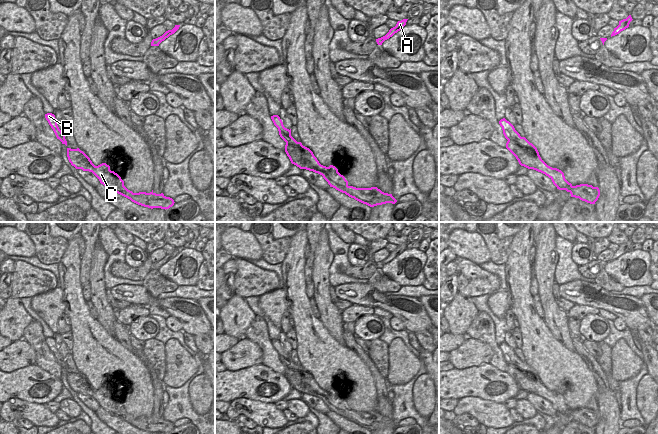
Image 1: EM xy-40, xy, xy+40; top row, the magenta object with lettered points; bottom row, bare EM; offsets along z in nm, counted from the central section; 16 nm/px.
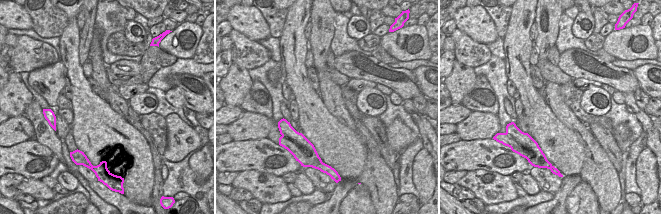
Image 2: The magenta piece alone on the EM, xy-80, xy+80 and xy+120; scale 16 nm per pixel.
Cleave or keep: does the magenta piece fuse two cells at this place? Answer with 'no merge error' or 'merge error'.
merge error

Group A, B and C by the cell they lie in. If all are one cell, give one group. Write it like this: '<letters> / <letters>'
A C / B

